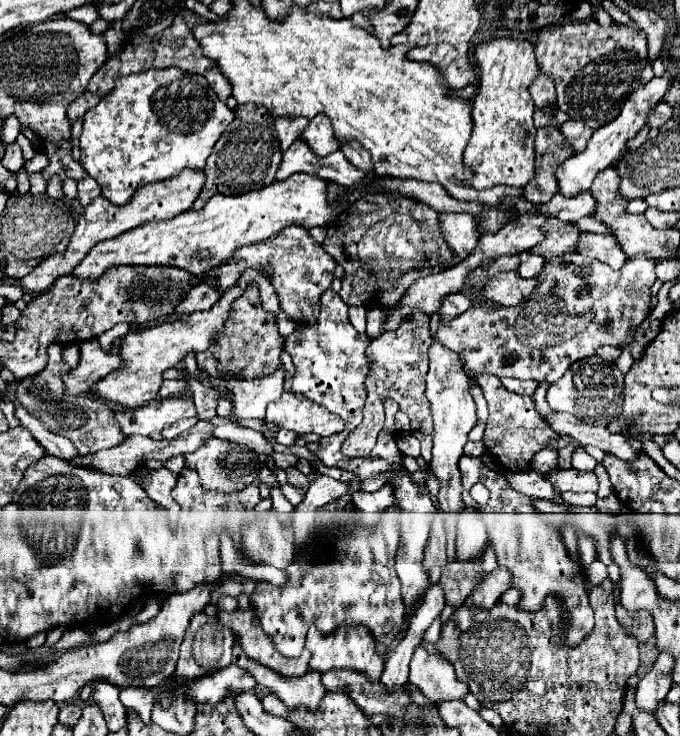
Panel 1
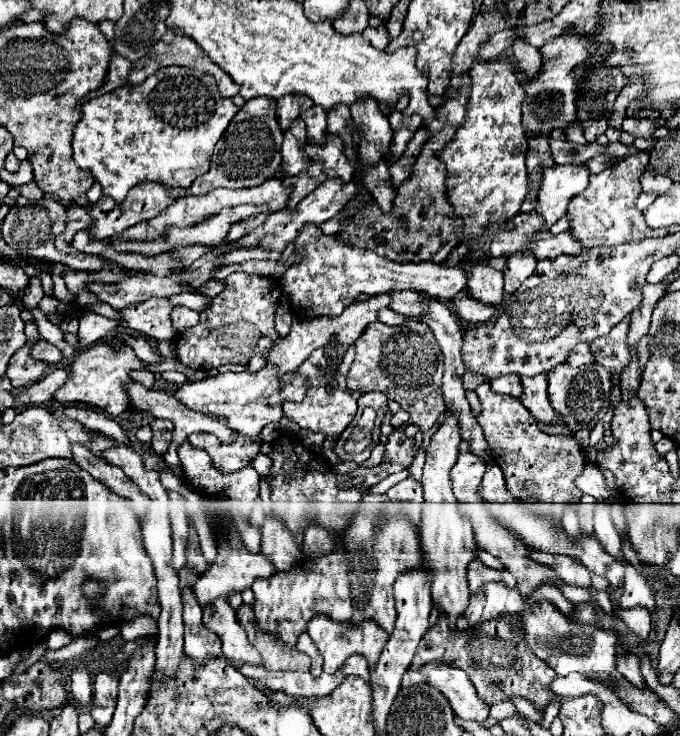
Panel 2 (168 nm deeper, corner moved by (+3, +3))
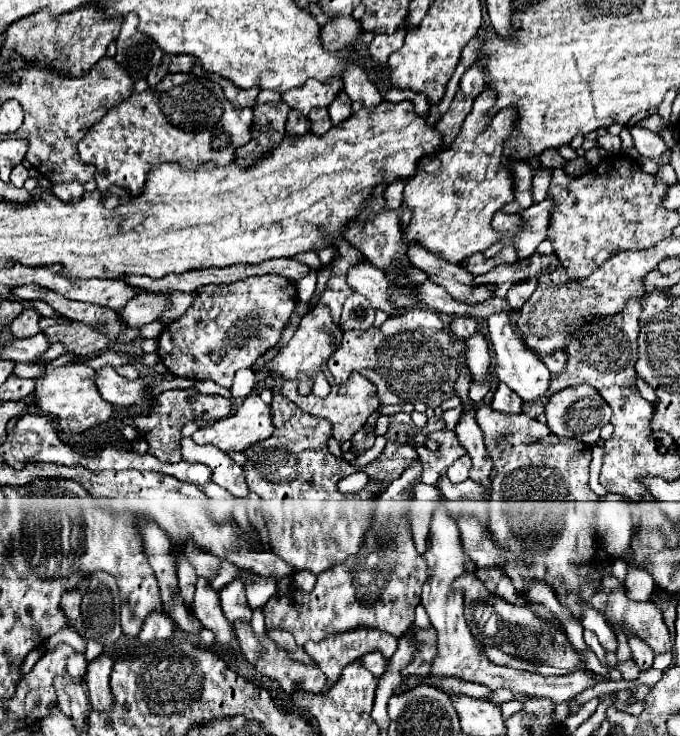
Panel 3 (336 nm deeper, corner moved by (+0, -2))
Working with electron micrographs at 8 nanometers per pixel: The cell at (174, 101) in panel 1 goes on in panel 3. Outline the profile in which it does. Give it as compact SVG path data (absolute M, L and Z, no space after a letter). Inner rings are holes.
M173 73L155 87L133 93L129 99L111 107L79 143L83 163L95 165L99 191L111 185L127 189L133 197L145 187L147 171L161 163L179 163L193 171L205 163L217 167L233 161L233 151L249 141L253 113L249 107L233 107L219 83L191 73Z

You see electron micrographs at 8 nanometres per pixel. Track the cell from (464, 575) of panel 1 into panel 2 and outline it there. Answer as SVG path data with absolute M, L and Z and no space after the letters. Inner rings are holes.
M480 560L472 562L472 566L468 568L470 592L476 592L480 586L484 586L484 584L488 584L488 582L498 582L498 580L500 580L500 572L484 566Z

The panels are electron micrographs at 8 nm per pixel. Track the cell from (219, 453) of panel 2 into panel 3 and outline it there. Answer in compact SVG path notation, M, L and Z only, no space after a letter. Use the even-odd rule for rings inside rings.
M251 393L247 399L243 399L243 403L239 405L239 409L229 415L227 419L219 419L211 425L203 425L197 433L193 433L193 441L197 445L215 445L225 453L237 451L243 453L247 447L251 447L253 443L261 443L267 437L271 437L273 433L273 423L271 423L271 409L269 405L265 405L259 397L259 393Z

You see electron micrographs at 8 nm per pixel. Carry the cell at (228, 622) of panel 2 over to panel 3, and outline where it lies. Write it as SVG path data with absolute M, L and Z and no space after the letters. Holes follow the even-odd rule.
M203 577L197 581L193 611L195 611L195 617L201 621L201 625L215 633L217 643L221 643L225 647L229 647L233 643L235 633L233 633L231 623L223 615L219 593L215 589L211 589L207 585L207 579L203 579Z

